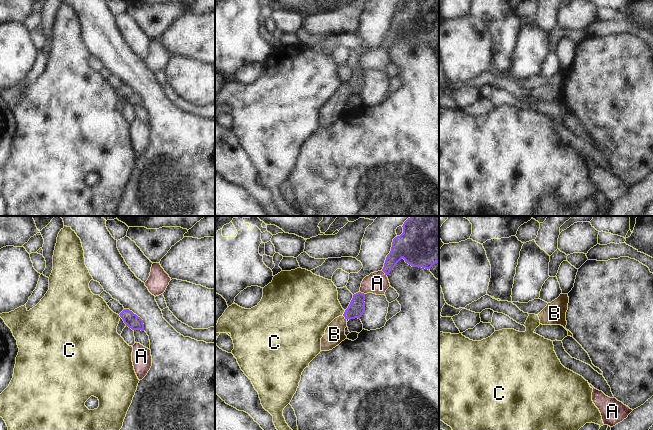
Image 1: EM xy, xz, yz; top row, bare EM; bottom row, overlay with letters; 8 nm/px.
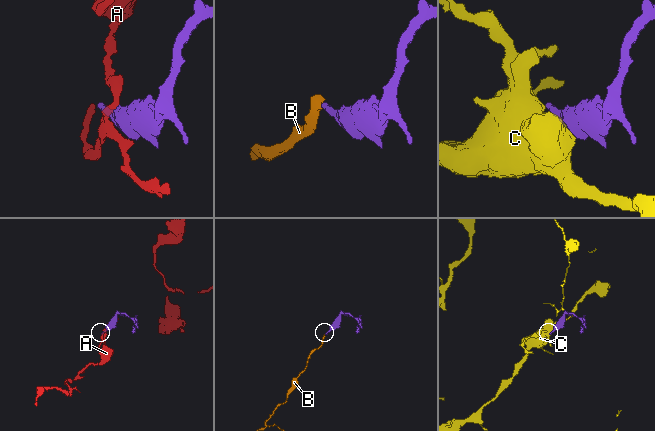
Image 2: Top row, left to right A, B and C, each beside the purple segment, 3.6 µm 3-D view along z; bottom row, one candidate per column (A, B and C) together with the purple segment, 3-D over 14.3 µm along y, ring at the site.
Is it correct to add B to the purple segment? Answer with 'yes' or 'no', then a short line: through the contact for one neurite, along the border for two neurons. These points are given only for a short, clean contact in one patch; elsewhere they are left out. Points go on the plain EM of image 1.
yes; line xz (356, 84), (344, 92), (334, 110)

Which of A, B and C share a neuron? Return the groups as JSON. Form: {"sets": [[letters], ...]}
{"sets": [["A"], ["B"], ["C"]]}

